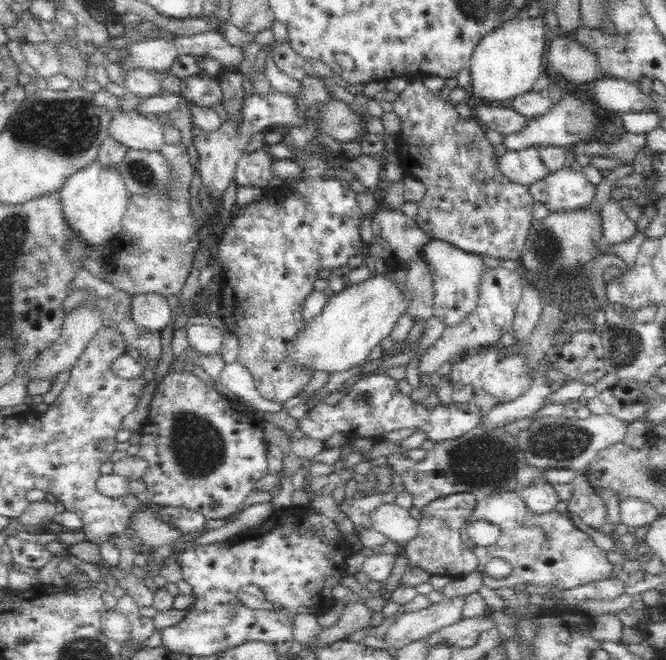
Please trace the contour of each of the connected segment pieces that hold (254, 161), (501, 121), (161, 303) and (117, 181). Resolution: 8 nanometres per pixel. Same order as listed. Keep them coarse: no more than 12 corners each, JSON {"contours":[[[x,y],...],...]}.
{"contours":[[[265,147],[236,162],[236,184],[268,188],[277,159]],[[493,102],[472,109],[486,129],[503,135],[524,128],[526,117]],[[131,298],[130,318],[142,331],[161,332],[170,320],[167,298]],[[98,160],[57,193],[85,246],[120,233],[129,192]]]}

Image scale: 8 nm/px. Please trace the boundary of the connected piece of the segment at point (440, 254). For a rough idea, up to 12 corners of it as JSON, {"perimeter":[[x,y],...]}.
{"perimeter":[[432,238],[420,253],[434,316],[454,326],[477,306],[483,256]]}

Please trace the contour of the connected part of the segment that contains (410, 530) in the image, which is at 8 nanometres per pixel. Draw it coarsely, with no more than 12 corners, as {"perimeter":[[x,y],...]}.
{"perimeter":[[380,504],[370,528],[405,544],[419,521],[398,504]]}

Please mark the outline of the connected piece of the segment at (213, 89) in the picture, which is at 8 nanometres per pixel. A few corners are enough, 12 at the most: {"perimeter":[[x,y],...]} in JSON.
{"perimeter":[[183,78],[178,94],[202,108],[222,102],[220,79]]}

